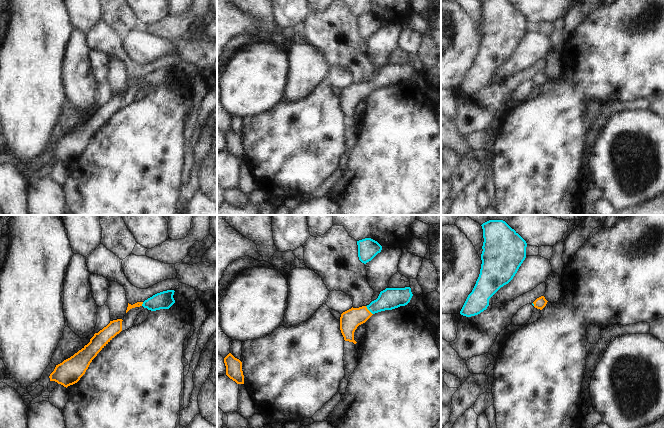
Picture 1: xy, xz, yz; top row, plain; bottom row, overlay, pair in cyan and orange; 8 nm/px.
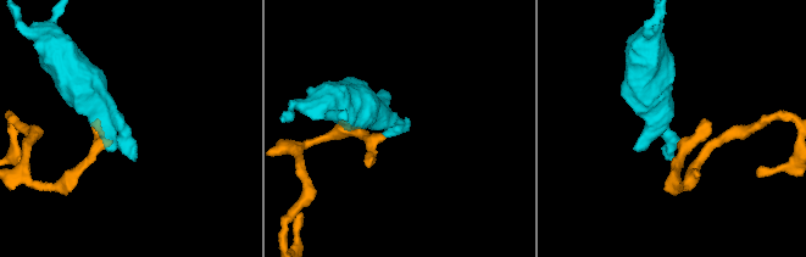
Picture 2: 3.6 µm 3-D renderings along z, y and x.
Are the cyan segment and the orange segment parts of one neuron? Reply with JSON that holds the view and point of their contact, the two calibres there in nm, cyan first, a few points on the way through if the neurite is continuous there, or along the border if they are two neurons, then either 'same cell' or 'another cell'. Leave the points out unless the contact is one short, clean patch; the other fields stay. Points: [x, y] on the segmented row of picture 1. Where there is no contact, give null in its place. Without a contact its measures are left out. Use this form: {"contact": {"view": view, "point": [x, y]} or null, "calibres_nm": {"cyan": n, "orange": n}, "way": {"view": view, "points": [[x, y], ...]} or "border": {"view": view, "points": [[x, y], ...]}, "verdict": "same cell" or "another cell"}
{"contact": {"view": "xz", "point": [368, 309]}, "calibres_nm": {"cyan": 170, "orange": 160}, "way": {"view": "xz", "points": [[390, 298], [368, 309], [349, 321]]}, "verdict": "same cell"}

